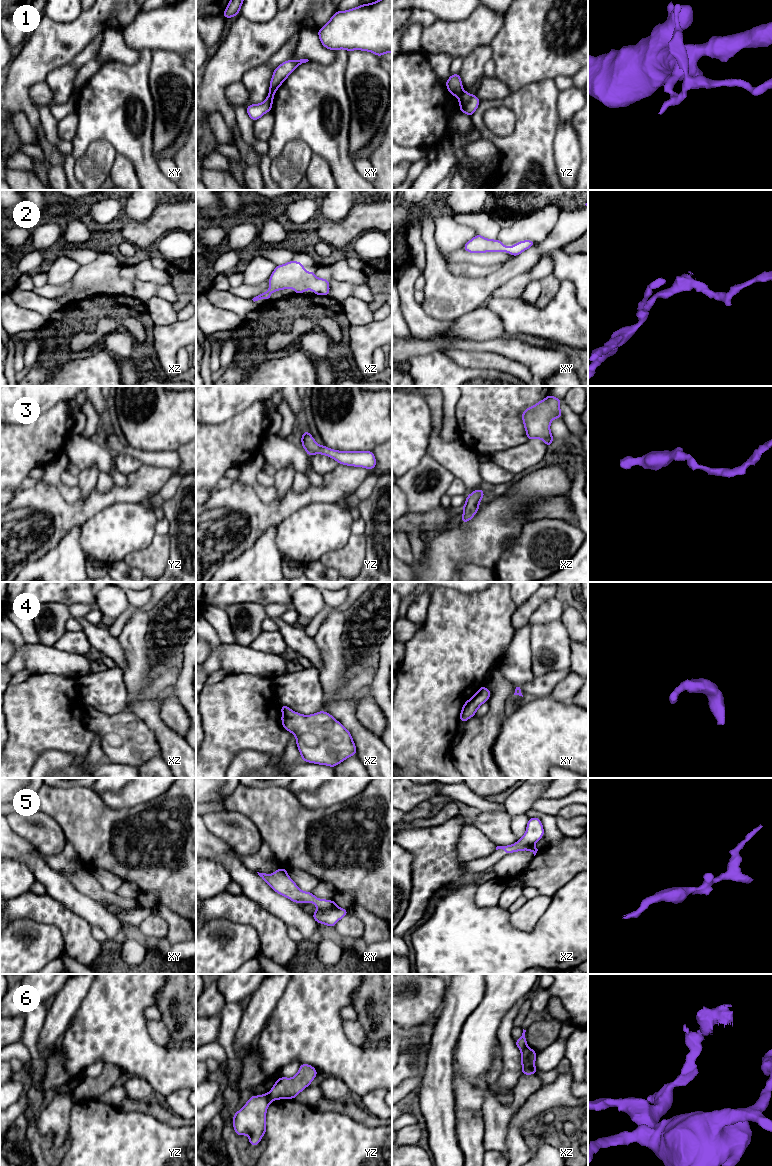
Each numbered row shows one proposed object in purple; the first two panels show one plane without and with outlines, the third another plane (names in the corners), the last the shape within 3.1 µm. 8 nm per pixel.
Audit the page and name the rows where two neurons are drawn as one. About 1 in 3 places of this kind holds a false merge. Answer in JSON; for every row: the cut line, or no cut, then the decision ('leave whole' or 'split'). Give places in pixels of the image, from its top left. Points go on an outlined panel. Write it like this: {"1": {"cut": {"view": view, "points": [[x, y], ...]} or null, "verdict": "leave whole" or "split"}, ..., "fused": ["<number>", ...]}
{"1": {"cut": {"view": "xy", "points": [[269, 92], [273, 95]]}, "verdict": "split"}, "2": {"cut": null, "verdict": "leave whole"}, "3": {"cut": null, "verdict": "leave whole"}, "4": {"cut": null, "verdict": "leave whole"}, "5": {"cut": null, "verdict": "leave whole"}, "6": {"cut": {"view": "yz", "points": [[268, 1093], [272, 1100]]}, "verdict": "split"}, "fused": ["1", "6"]}

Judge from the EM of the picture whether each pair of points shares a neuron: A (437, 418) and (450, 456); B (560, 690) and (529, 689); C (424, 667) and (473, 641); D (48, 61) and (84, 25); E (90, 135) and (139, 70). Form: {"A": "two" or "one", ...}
{"A": "one", "B": "two", "C": "one", "D": "one", "E": "one"}

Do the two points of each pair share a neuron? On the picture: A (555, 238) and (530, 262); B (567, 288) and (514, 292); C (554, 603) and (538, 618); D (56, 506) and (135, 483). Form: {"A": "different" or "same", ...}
{"A": "same", "B": "different", "C": "same", "D": "same"}

